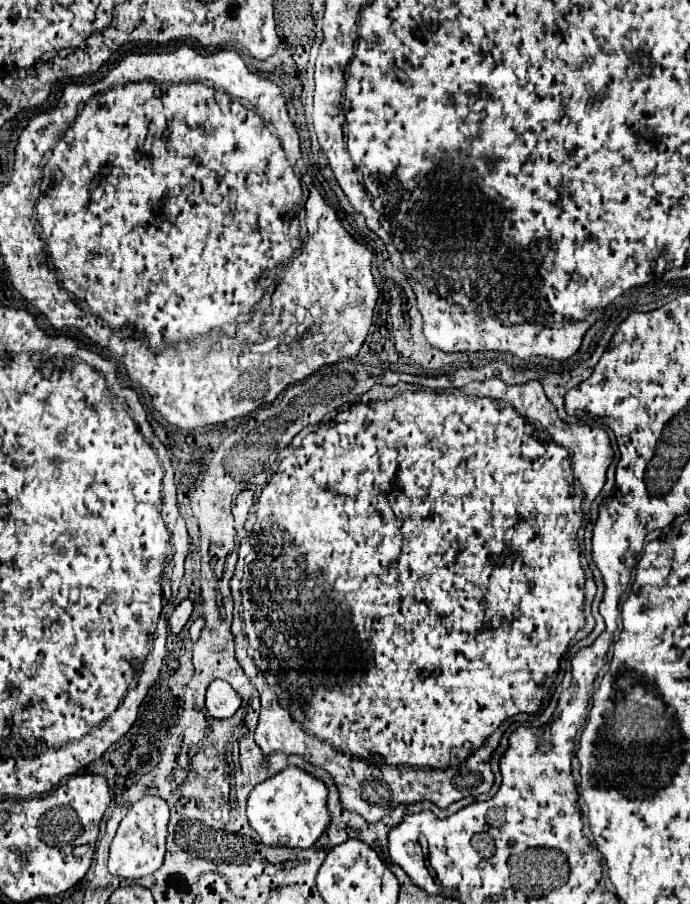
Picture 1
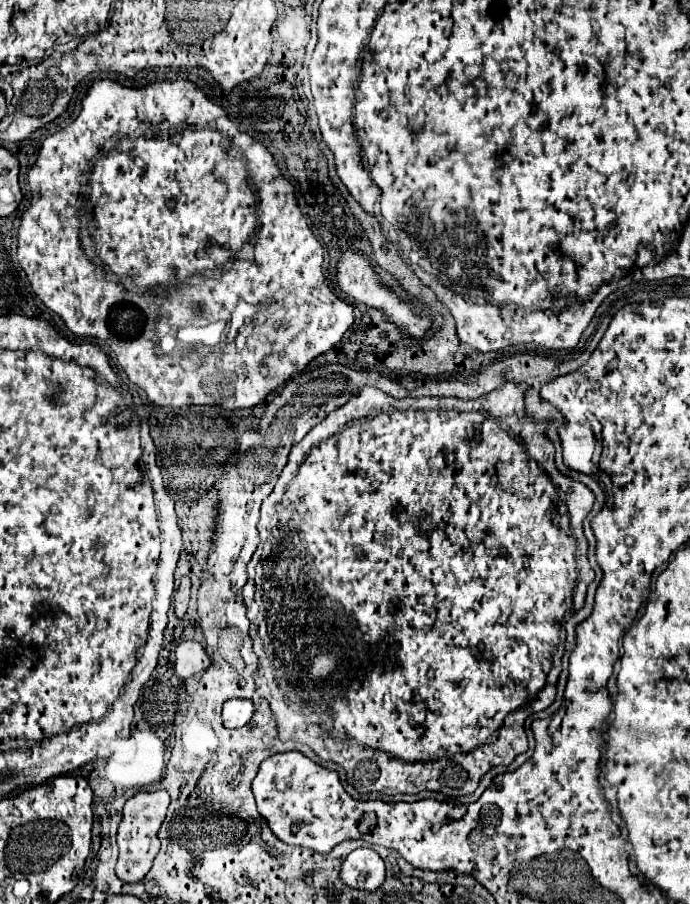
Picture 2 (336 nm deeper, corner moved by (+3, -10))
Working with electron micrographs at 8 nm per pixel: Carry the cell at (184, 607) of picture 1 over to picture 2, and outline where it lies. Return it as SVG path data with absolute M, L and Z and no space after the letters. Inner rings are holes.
M185 576L181 579L181 582L175 593L175 599L173 599L173 607L175 607L175 615L177 619L181 619L187 611L187 605L189 605L191 592L191 581L189 577Z

